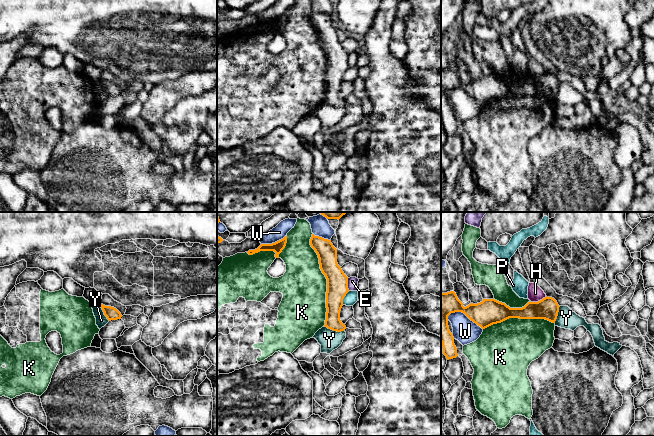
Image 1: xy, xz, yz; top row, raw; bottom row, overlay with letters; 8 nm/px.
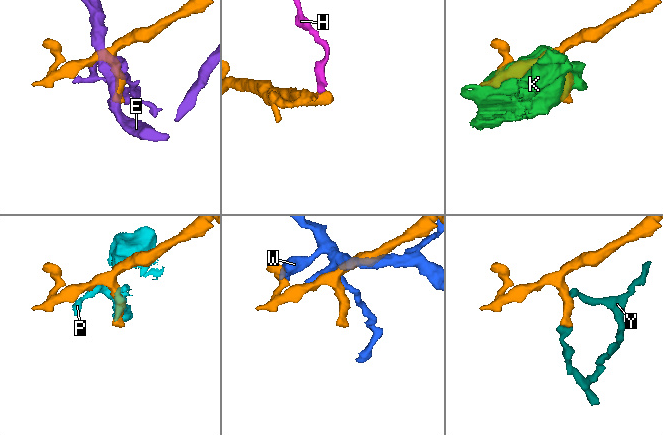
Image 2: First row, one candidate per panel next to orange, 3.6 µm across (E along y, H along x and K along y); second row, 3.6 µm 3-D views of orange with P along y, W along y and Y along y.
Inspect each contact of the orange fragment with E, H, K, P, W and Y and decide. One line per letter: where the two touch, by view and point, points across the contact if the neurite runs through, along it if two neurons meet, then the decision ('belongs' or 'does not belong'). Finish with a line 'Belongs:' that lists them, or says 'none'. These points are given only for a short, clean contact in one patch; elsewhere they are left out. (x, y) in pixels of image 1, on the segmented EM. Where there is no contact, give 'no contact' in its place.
E: contact xz (347, 284); border xz (347, 278), (347, 288), (349, 290); does not belong
H: contact yz (538, 301); border yz (546, 296), (531, 302); does not belong
K: contact xz (326, 278); does not belong
P: contact xz (343, 298); border xz (349, 291), (344, 297), (342, 304); does not belong
W: contact yz (465, 314); does not belong
Y: contact xz (334, 330); border xz (324, 325), (333, 330), (344, 330); does not belong
Belongs: none

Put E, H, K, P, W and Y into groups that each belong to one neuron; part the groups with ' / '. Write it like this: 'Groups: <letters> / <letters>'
Groups: E / H / K / P / W / Y

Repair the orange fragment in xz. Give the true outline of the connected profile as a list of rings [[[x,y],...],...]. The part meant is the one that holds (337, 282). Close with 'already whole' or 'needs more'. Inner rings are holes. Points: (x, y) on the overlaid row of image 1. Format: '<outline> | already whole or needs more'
[[[312,234],[310,245],[319,258],[320,269],[327,279],[325,327],[341,332],[346,329],[340,320],[343,299],[349,292],[348,277],[337,263],[337,249],[331,240]]] | already whole

